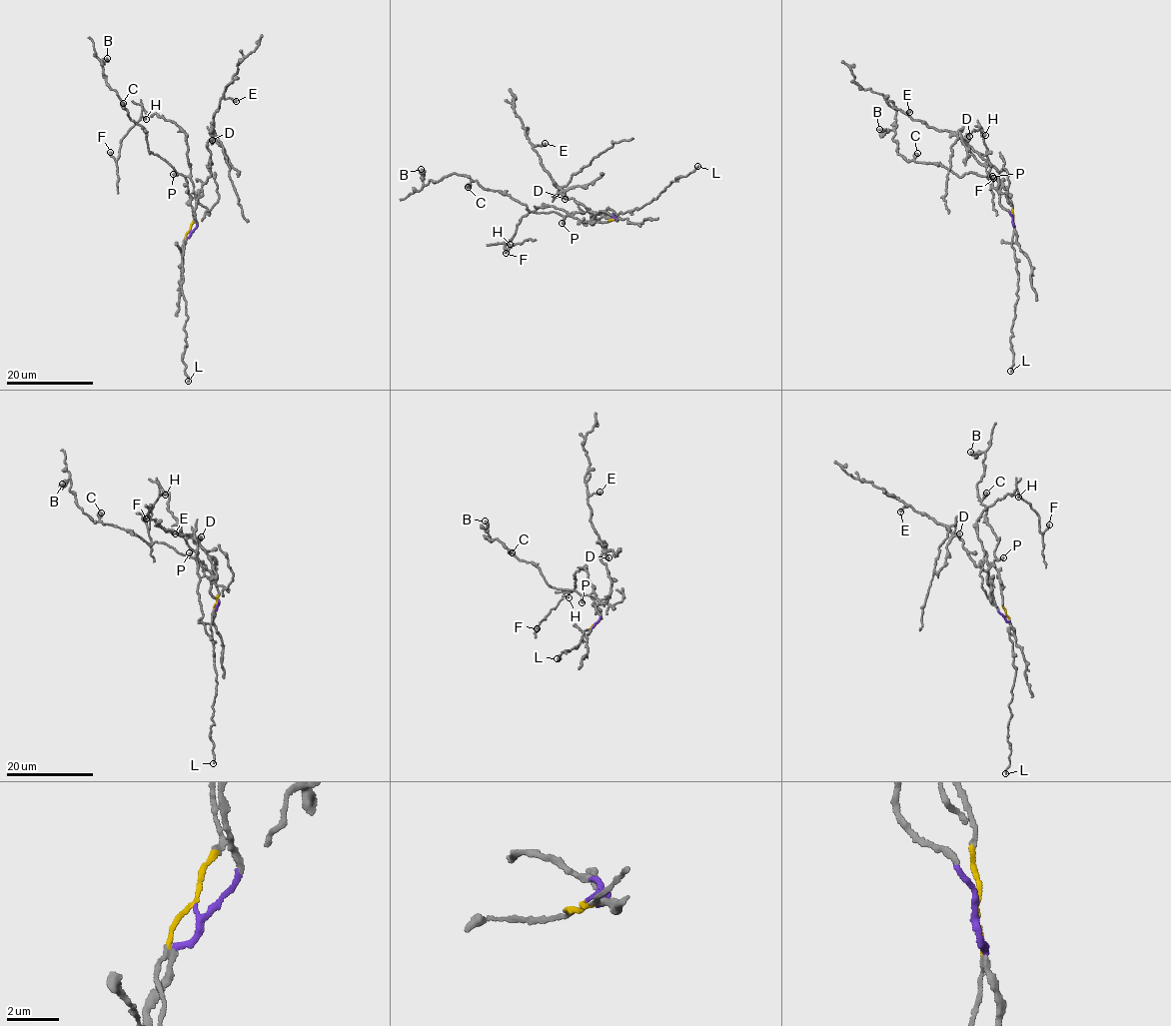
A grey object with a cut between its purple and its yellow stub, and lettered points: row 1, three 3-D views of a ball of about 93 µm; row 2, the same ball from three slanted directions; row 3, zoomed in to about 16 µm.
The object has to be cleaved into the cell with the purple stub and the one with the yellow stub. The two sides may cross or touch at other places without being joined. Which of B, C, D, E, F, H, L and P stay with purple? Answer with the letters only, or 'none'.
D, E, F, H

